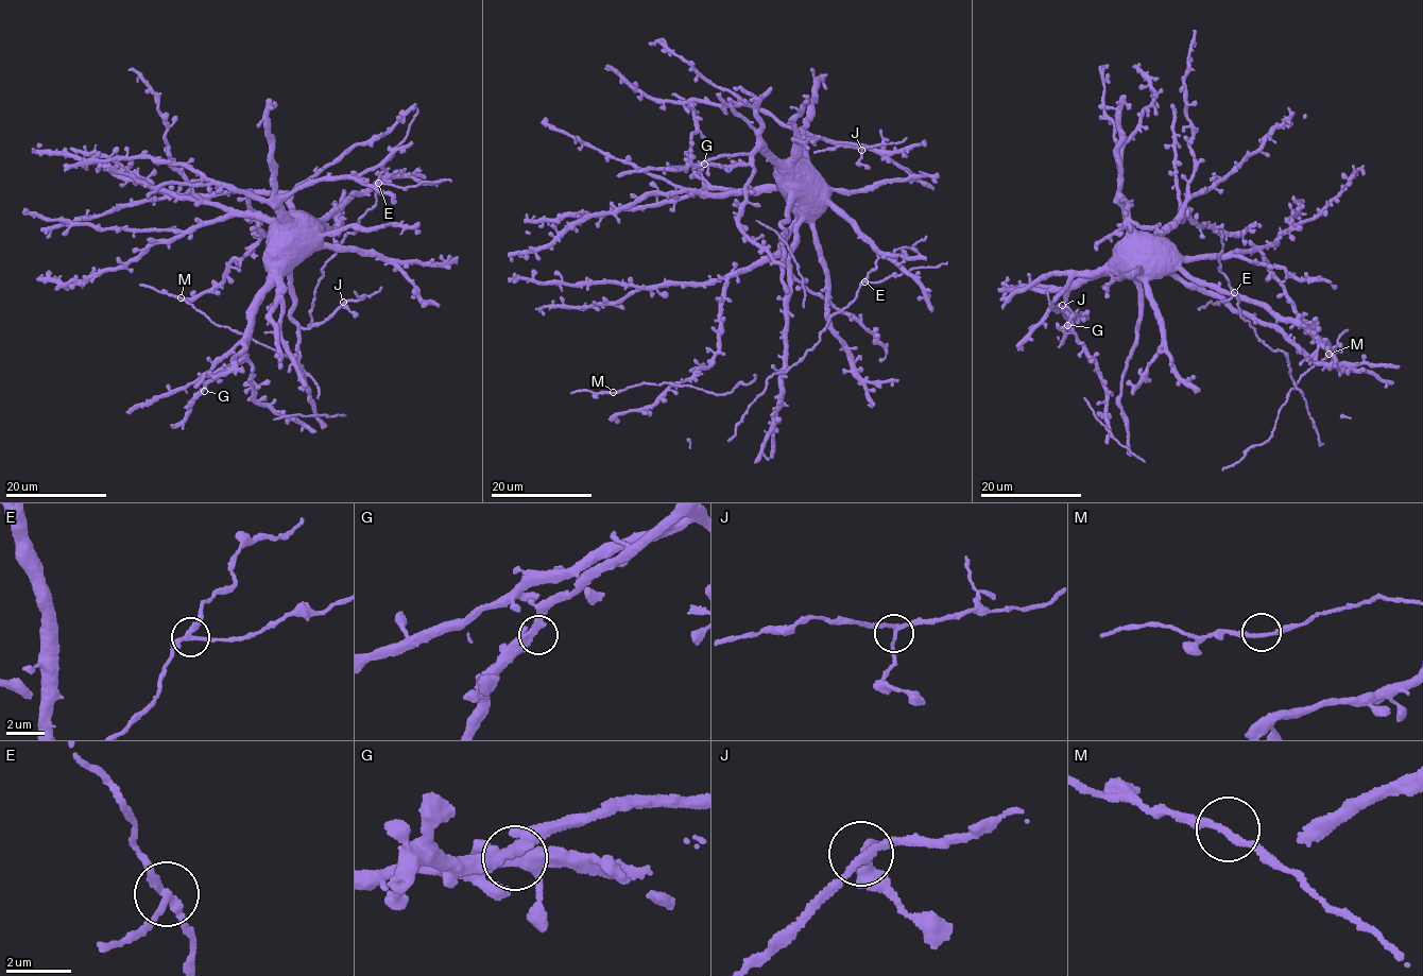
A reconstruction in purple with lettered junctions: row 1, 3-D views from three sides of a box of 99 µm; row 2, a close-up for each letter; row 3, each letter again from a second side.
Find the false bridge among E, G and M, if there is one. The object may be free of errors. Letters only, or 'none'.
E

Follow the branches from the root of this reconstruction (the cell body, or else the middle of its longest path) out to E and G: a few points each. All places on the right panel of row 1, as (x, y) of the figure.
E: (1139, 256), (1278, 326), (1305, 356), (1299, 364), (1289, 367), (1286, 354), (1261, 340), (1234, 293)
G: (1139, 256), (1116, 264), (1103, 274), (1097, 273), (1069, 290), (1064, 311), (1067, 325)

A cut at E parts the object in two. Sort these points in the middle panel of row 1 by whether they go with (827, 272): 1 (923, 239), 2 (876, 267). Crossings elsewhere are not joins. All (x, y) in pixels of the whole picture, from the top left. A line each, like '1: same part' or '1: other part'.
1: same part
2: same part

